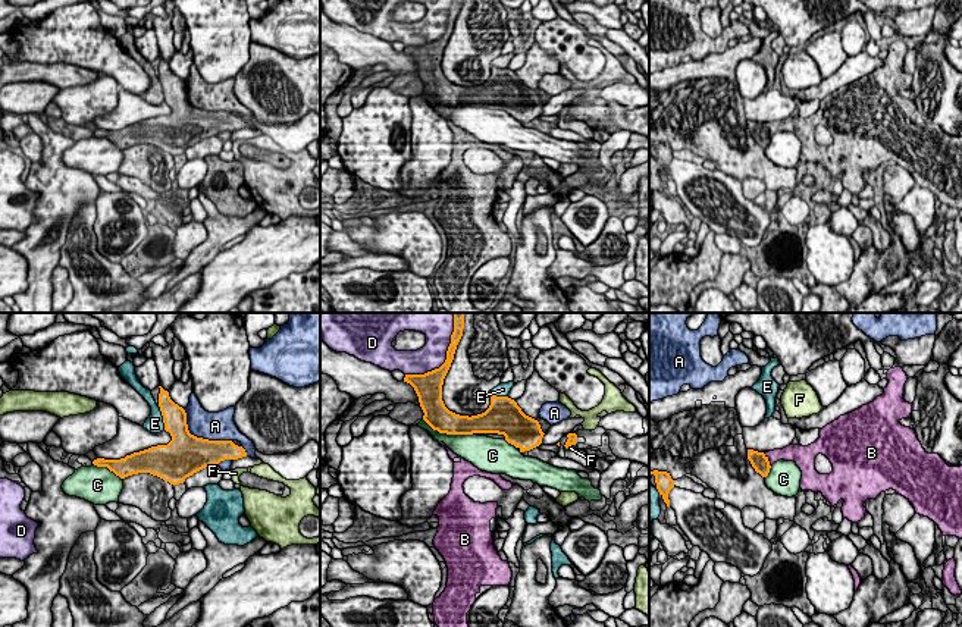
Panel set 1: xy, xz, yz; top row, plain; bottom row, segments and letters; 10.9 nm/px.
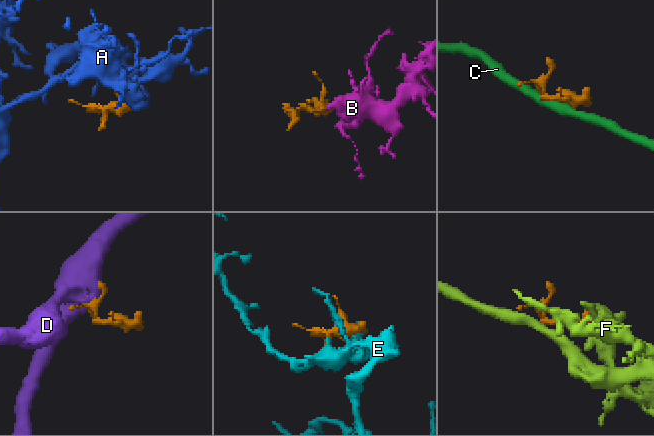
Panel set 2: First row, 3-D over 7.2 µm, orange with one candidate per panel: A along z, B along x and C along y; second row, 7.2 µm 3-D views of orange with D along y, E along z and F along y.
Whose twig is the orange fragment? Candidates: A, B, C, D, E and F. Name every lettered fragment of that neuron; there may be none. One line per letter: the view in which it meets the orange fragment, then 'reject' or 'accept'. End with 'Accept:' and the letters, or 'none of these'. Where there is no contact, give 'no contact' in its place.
A: contact in xy; reject
B: contact in yz; accept
C: contact in xz; reject
D: contact in xz; reject
E: contact in xy; reject
F: contact in xz; reject
Accept: B

